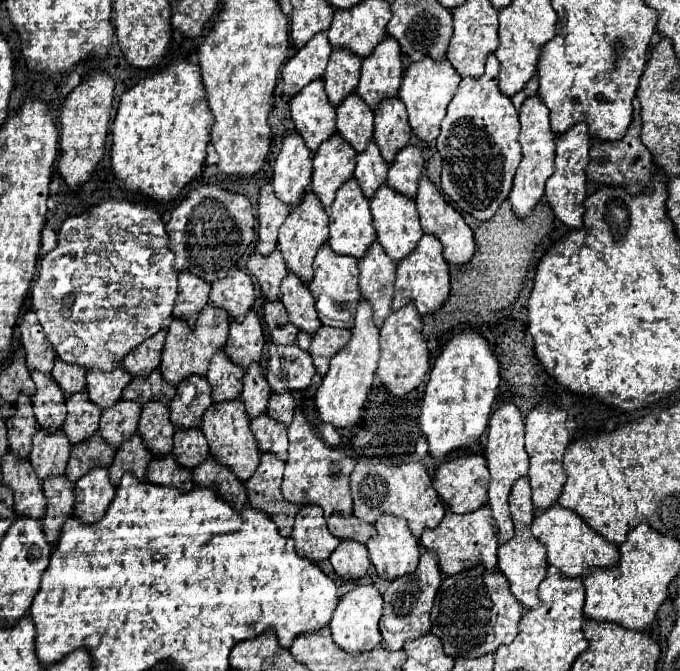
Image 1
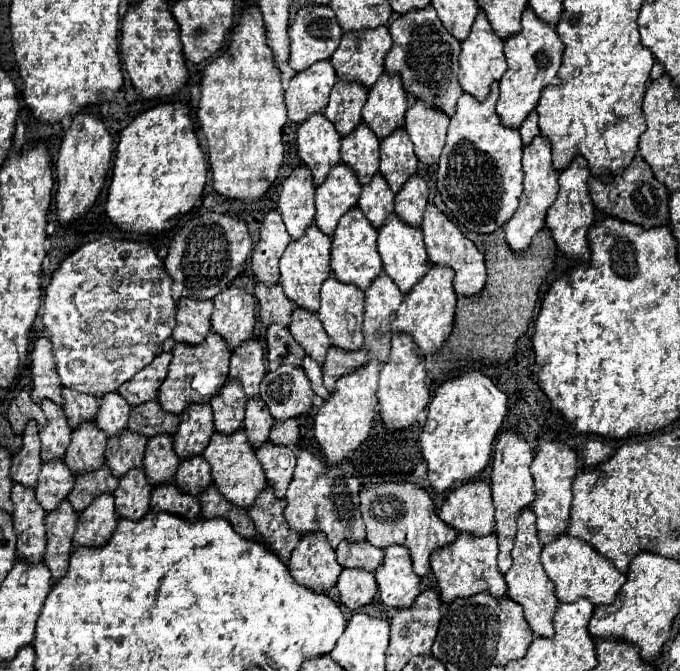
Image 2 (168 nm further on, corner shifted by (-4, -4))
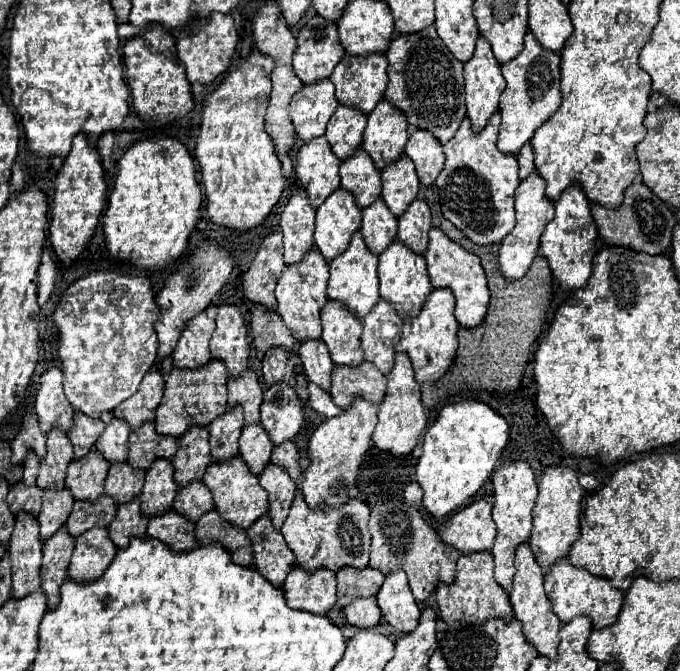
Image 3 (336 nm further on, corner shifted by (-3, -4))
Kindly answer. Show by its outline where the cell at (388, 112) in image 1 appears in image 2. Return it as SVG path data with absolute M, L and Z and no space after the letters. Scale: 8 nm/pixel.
M405 128L395 130L391 136L381 140L381 168L389 188L397 194L405 180L417 172L417 156Z

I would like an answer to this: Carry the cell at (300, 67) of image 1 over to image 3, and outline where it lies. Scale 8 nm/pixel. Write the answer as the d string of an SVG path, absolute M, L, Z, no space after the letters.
M330 78L304 84L294 96L288 106L296 136L304 142L320 136L326 132L326 124L336 110L338 100L334 94L334 84Z

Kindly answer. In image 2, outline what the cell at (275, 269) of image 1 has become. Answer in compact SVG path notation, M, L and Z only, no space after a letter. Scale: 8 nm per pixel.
M257 284L255 300L259 306L259 320L265 328L271 324L283 324L283 326L291 324L293 304L283 294L281 284L275 284L271 288L267 288L265 284Z

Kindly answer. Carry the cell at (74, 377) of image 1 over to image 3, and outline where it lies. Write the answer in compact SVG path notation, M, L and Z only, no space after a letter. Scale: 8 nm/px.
M76 410L74 424L68 430L68 438L74 444L74 458L82 458L96 444L100 432L104 430L104 422L100 418L90 418Z

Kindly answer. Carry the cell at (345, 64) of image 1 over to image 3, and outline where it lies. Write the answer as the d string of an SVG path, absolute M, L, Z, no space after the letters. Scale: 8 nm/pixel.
M338 104L334 116L328 122L326 138L334 150L334 154L344 160L348 158L362 142L362 132L366 124L366 114L348 104Z

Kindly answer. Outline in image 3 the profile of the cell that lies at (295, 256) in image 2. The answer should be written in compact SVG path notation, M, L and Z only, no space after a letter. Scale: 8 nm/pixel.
M312 248L306 252L306 256L296 262L288 264L278 278L276 284L276 312L282 316L284 324L292 330L296 340L308 340L308 338L320 338L322 326L320 326L320 310L324 302L328 300L326 296L326 286L328 286L328 260Z

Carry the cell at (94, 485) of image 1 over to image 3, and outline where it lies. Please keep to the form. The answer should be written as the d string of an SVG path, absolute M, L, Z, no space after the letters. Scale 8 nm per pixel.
M96 524L76 538L68 576L80 582L94 580L102 576L104 568L108 568L114 554L116 546L108 536L108 528Z

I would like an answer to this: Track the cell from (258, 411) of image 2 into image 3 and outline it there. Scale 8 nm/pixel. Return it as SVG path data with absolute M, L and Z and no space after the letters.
M248 424L242 430L240 436L240 456L246 460L248 468L254 474L260 474L260 468L270 462L270 452L272 452L272 440L268 432L258 424Z

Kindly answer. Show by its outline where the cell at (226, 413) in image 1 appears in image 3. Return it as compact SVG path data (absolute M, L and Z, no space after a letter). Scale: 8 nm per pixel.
M234 456L228 462L208 464L202 482L210 488L214 496L214 506L222 514L222 518L234 522L240 528L248 528L254 520L258 520L258 516L262 516L268 510L268 494L258 484L258 478L250 472L248 464L240 456Z

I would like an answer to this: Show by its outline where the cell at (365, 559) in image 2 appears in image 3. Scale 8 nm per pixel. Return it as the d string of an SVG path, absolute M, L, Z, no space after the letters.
M346 566L336 572L338 578L338 606L348 604L348 600L356 596L376 594L380 584L384 582L384 574L378 568L354 568Z

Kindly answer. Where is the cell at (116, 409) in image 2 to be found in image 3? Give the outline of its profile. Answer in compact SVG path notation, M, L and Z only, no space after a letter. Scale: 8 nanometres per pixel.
M112 416L112 420L106 424L104 432L100 434L96 448L106 456L110 462L124 462L128 456L128 434L130 426L126 420Z

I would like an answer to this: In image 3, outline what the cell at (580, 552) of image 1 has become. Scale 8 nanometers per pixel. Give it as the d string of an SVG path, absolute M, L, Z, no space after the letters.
M564 556L564 558L558 560L558 562L554 562L554 564L548 568L548 572L546 572L546 576L544 576L544 590L546 590L548 598L550 598L552 604L554 604L552 608L554 608L556 616L558 616L562 622L568 622L568 620L572 620L574 616L586 614L586 616L592 618L594 628L604 628L604 626L612 624L612 620L618 616L620 606L622 606L622 602L624 602L624 592L622 592L622 590L616 590L608 578L594 576L594 574L590 574L586 568L574 566L568 556Z

